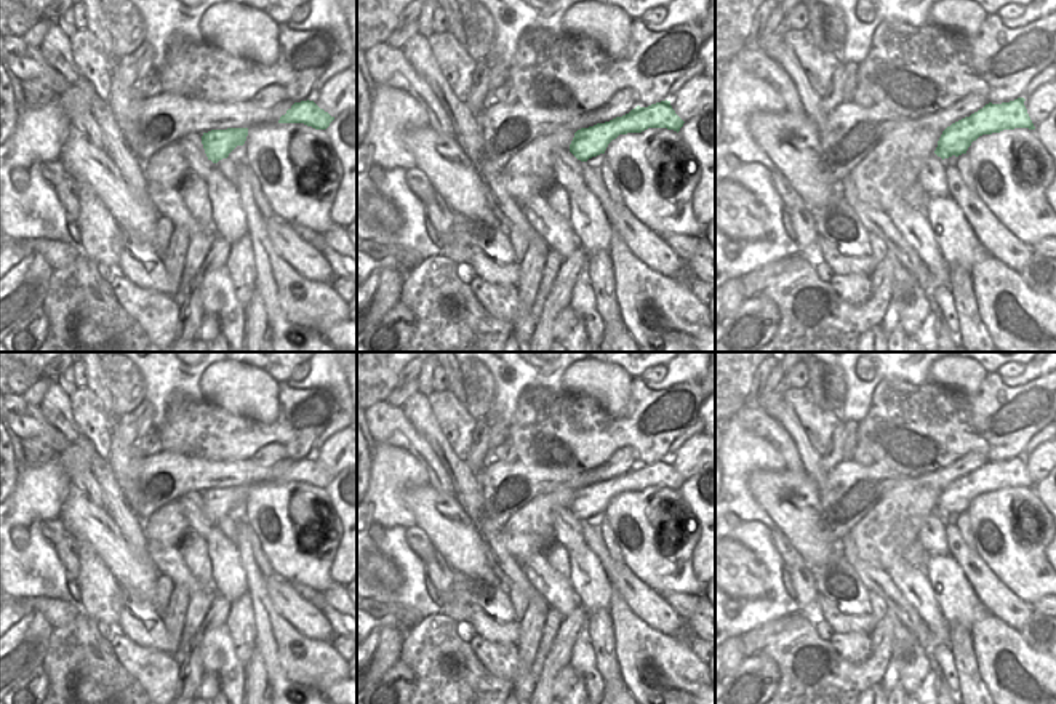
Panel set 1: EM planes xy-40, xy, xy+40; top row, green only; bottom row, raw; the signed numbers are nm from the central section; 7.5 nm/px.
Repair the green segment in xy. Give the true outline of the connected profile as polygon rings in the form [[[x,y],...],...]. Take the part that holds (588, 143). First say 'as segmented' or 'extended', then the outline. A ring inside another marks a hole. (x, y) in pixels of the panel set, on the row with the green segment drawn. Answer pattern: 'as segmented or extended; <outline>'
as segmented; [[[667,99],[648,107],[637,106],[622,117],[578,130],[570,144],[570,152],[578,160],[587,162],[605,154],[608,144],[619,134],[642,133],[648,128],[667,128],[678,133],[683,123]]]

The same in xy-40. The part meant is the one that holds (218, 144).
as segmented; [[[248,128],[211,130],[203,133],[202,144],[208,160],[218,163],[222,158],[227,158],[237,146],[243,146],[246,136]]]

